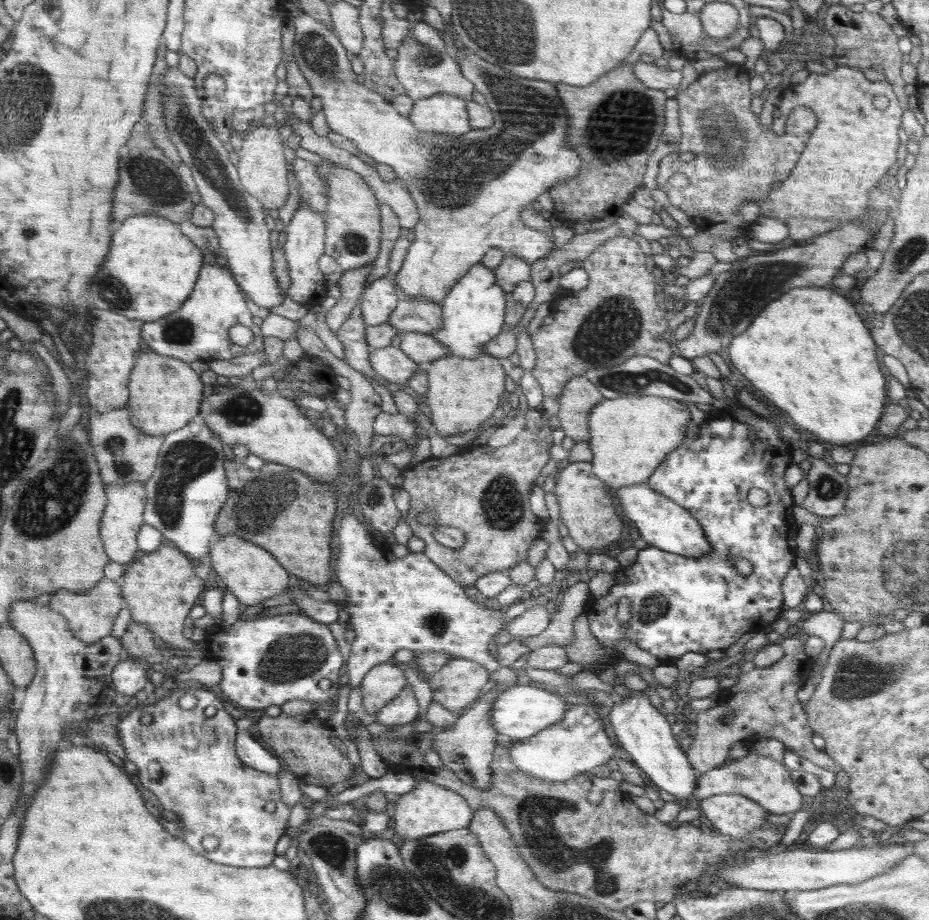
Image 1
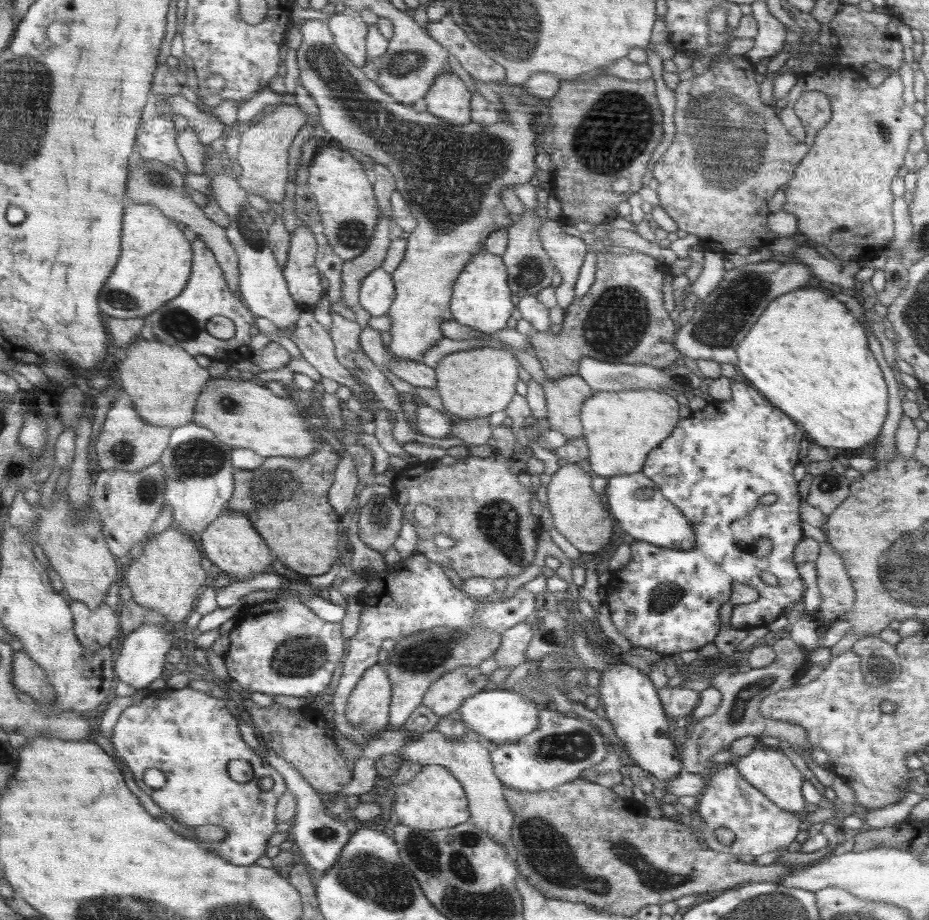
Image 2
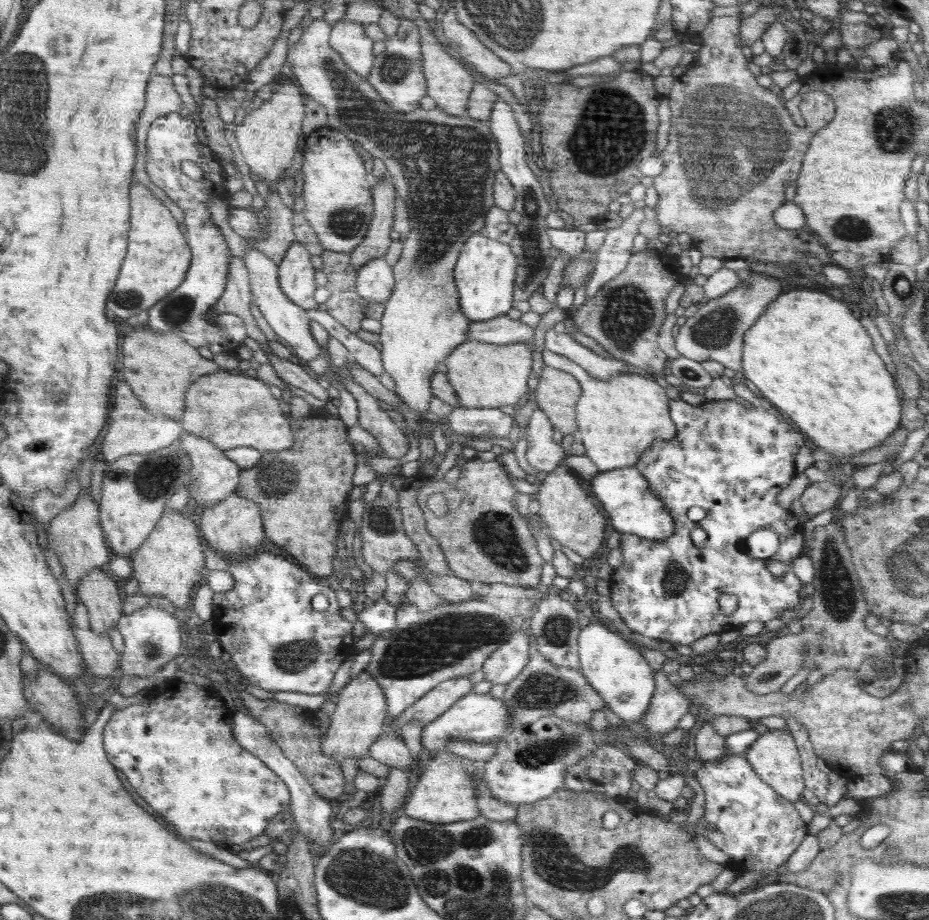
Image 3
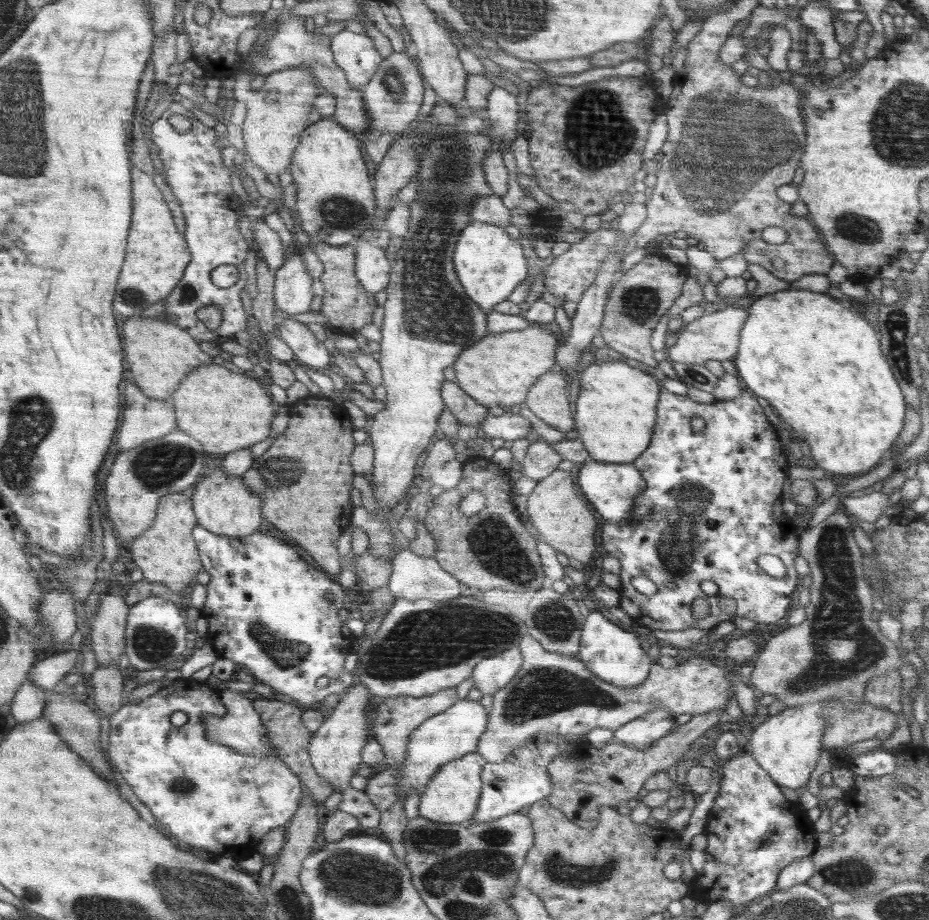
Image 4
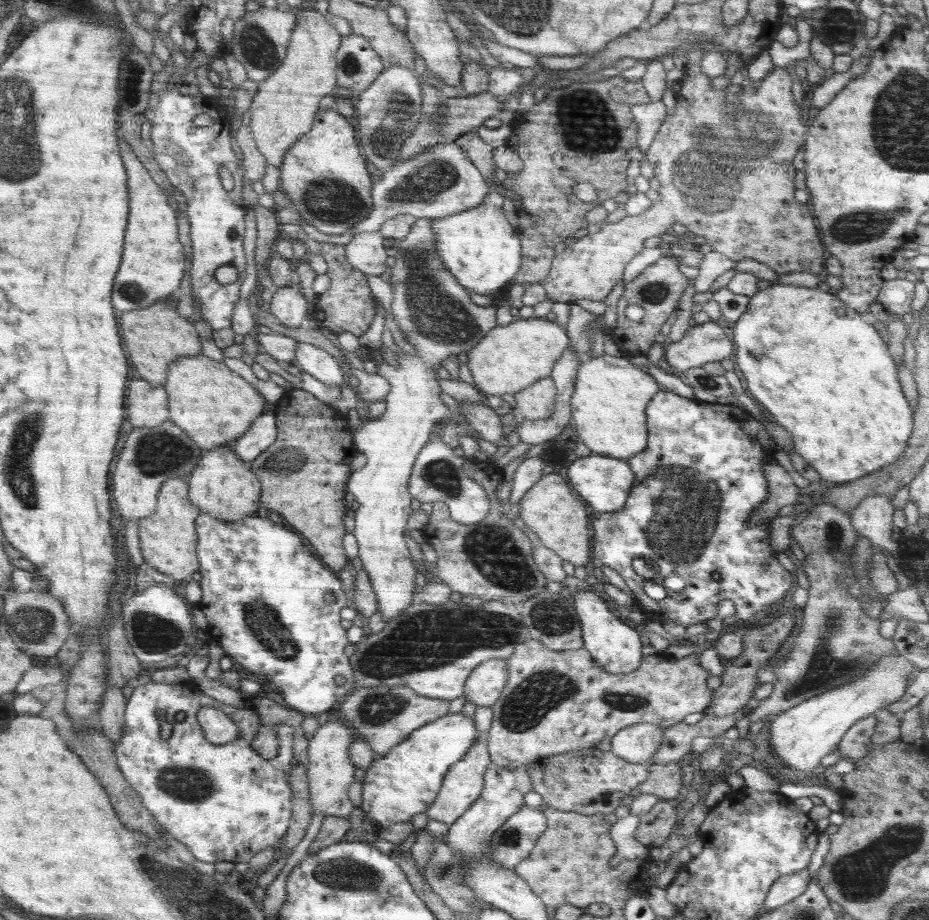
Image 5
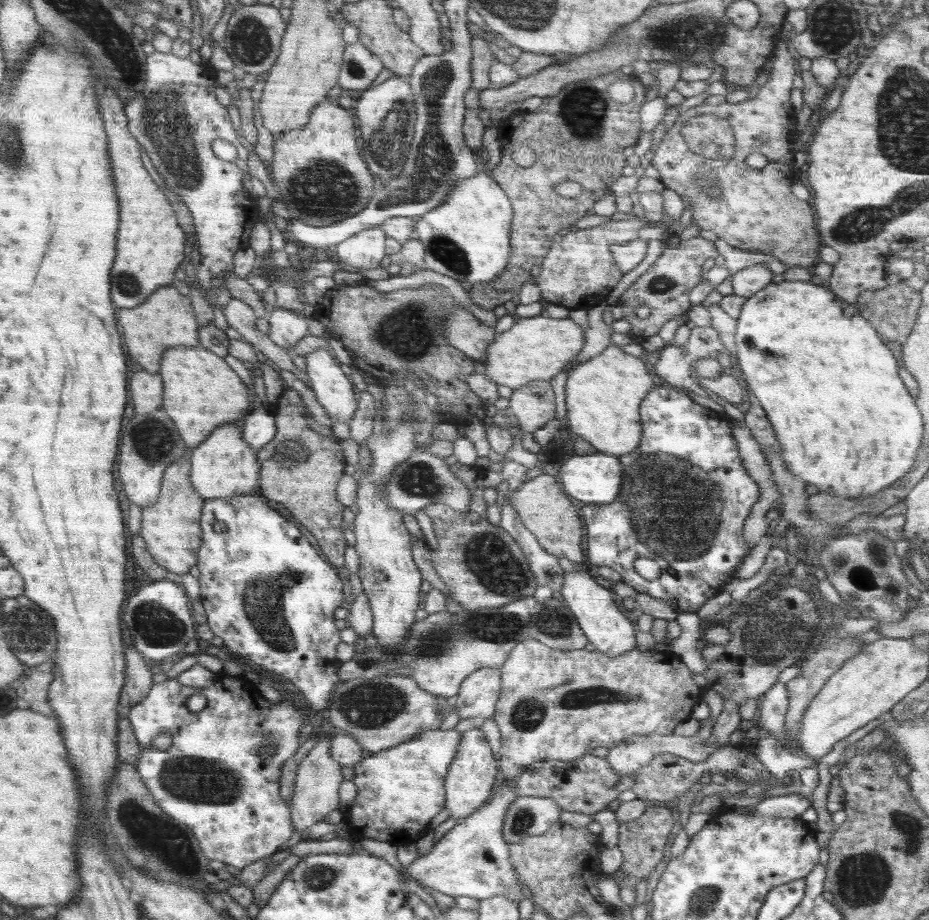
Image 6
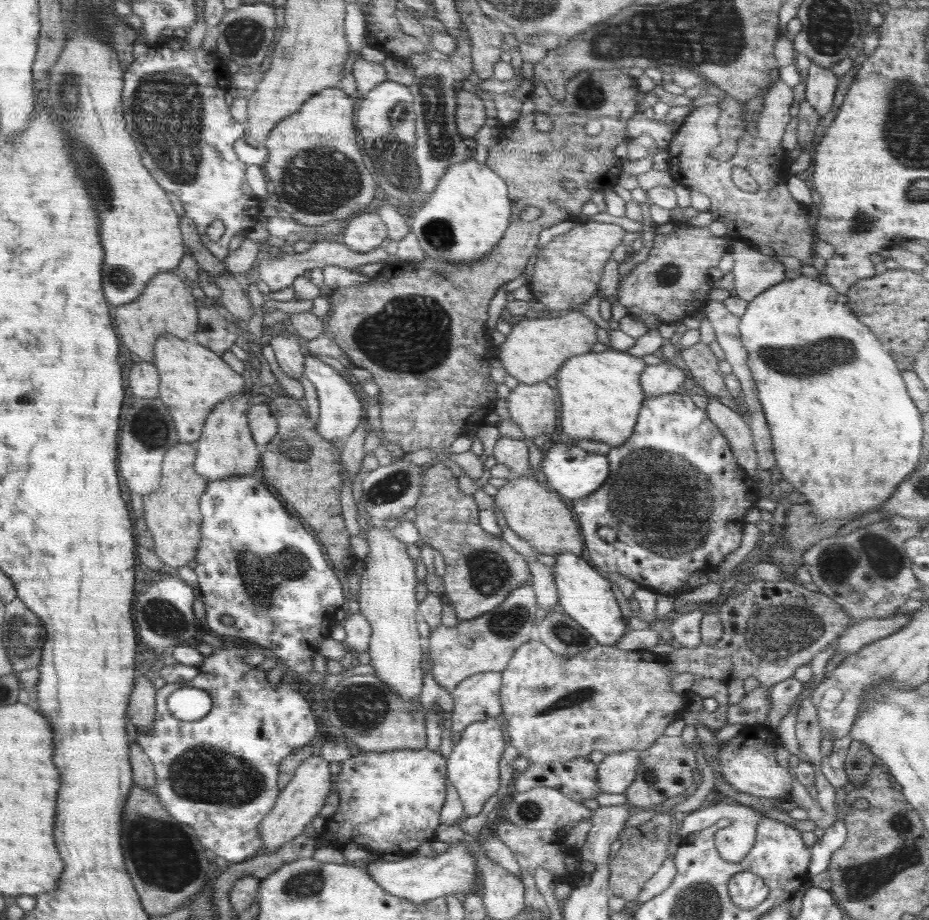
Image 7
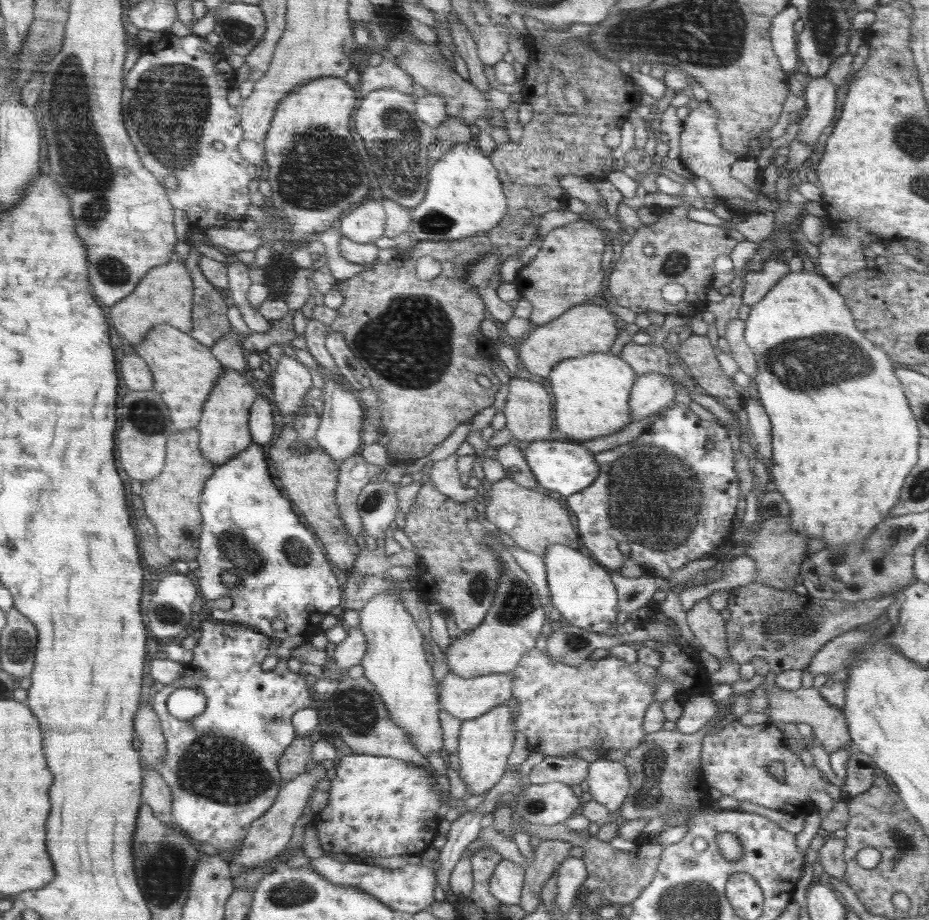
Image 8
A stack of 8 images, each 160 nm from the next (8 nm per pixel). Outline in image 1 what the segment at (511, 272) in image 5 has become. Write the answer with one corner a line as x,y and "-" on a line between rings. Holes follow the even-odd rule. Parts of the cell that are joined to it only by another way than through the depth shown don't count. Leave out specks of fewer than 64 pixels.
482,262
471,266
471,269
450,289
440,304
443,326
436,332
430,332
430,335
439,340
443,347
449,348
447,356
473,359
490,355
483,350
483,346
498,337
502,330
504,312
506,312
506,300
502,289
496,280
495,271

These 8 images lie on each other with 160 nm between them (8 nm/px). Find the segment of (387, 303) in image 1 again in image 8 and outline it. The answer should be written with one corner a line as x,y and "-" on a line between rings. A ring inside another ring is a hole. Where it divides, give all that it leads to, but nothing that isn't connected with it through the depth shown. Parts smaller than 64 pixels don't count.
368,199
368,202
342,216
338,228
340,234
349,240
360,244
375,243
384,236
385,220
381,201

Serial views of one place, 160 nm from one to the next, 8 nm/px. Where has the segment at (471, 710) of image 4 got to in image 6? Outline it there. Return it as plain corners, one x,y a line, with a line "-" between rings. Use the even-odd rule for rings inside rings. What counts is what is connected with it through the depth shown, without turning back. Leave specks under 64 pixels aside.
456,729
430,730
419,734
411,741
393,746
379,753
367,754
358,764
352,766
355,772
352,782
356,785
357,793
351,807
346,812
344,820
352,828
350,834
358,840
373,838
390,842
392,846
414,843
428,828
430,820
445,808
446,772
449,772
451,762
455,760
463,735

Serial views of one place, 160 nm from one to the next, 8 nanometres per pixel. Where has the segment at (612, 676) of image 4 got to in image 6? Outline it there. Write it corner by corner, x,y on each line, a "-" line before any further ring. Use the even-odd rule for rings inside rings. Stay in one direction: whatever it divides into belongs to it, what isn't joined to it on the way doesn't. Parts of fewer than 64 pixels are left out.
582,571
566,573
558,596
565,600
568,608
572,611
576,622
589,640
591,648
618,657
630,652
636,646
634,626
632,626
632,622
628,618
622,616
618,606
614,604
610,589
606,590
600,584
596,584
587,573

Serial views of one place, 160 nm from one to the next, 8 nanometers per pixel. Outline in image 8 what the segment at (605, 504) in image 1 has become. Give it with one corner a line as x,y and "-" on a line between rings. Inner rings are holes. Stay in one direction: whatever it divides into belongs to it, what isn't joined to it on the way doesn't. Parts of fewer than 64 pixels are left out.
508,476
493,483
486,498
485,523
508,534
518,547
541,557
552,545
563,544
580,549
570,514
558,500
552,500
536,490
520,486

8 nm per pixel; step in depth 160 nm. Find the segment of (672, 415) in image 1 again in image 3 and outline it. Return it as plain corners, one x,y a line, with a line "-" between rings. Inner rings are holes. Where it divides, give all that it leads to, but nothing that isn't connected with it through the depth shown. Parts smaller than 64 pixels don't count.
504,315
491,318
490,321
471,321
467,340
490,344
523,342
532,346
533,336
534,329
531,326
-
546,350
542,351
542,358
546,366
556,367
558,370
567,371
573,374
581,383
582,394
575,406
575,414
578,418
579,431
576,438
580,440
585,449
585,456
598,467
599,472
608,472
626,467
634,467
637,460
642,456
642,452
650,449
655,441
670,441
676,436
676,428
671,416
668,416
668,396
662,388
662,384
656,384
654,380
646,380
646,376
638,376
634,370
632,374
618,375
608,381
595,379
591,374
574,362
572,359
558,354
557,352

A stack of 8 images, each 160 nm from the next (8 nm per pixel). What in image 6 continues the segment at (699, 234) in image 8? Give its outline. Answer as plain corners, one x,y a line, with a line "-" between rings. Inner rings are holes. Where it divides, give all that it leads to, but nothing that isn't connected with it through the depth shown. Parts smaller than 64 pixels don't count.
700,236
690,238
690,240
681,240
678,246
666,248
657,260
646,270
630,287
619,297
617,304
620,304
625,311
625,317
631,324
630,334
634,340
642,342
648,336
654,336
664,322
672,320
675,316
687,313
692,307
691,290
698,286
702,280
702,264
708,258
715,259
719,252
710,240
705,240
-
640,305
646,305
650,308
650,315
643,320
637,318
632,310

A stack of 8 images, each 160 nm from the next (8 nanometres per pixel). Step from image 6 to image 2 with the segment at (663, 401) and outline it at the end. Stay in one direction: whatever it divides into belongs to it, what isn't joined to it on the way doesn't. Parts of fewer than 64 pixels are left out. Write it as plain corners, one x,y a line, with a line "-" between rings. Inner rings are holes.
733,382
731,383
731,395
730,400
716,400
708,401
705,408
691,412
686,418
680,421
680,430
676,430
676,434
672,434
672,438
668,438
668,442
664,442
664,446
660,446
660,450
656,450
656,454
652,454
652,458
648,458
648,466
644,466
644,470
640,473
654,480
659,485
659,490
668,500
671,500
690,522
696,534
696,546
689,551
672,550
666,547
659,547
649,542
635,540
631,545
631,557
632,560
628,562
627,566
624,566
618,571
611,573
611,579
609,582
603,584
604,592
607,596
607,605
609,608
610,616
616,630
623,634
632,645
641,646
650,650
662,654
674,654
681,652
688,652
688,650
698,651
702,646
713,642
718,632
720,632
720,626
722,626
722,620
720,619
720,606
724,602
730,600
730,594
732,594
732,584
734,582
740,582
740,584
748,584
758,592
758,598
750,604
737,604
732,608
732,615
730,616
730,626
733,629
738,630
741,633
743,630
750,630
752,628
758,628
761,626
766,627
771,622
774,622
777,618
783,614
785,607
790,602
796,603
803,599
804,586
802,585
801,577
798,575
797,566
794,564
794,549
796,545
803,539
804,535
802,528
800,527
801,518
799,507
801,500
798,492
798,483
793,478
793,469
799,464
799,452
800,443
803,441
804,429
801,428
793,418
790,418
785,412
782,412
779,408
776,408
773,404
770,404
767,399
756,387
753,387
749,382
-
766,494
775,494
778,496
778,500
774,504
760,504
760,497
-
769,538
773,544
773,550
768,556
762,558
755,556
755,546
760,539
-
762,572
770,572
778,579
778,584
772,586
765,584
760,577

